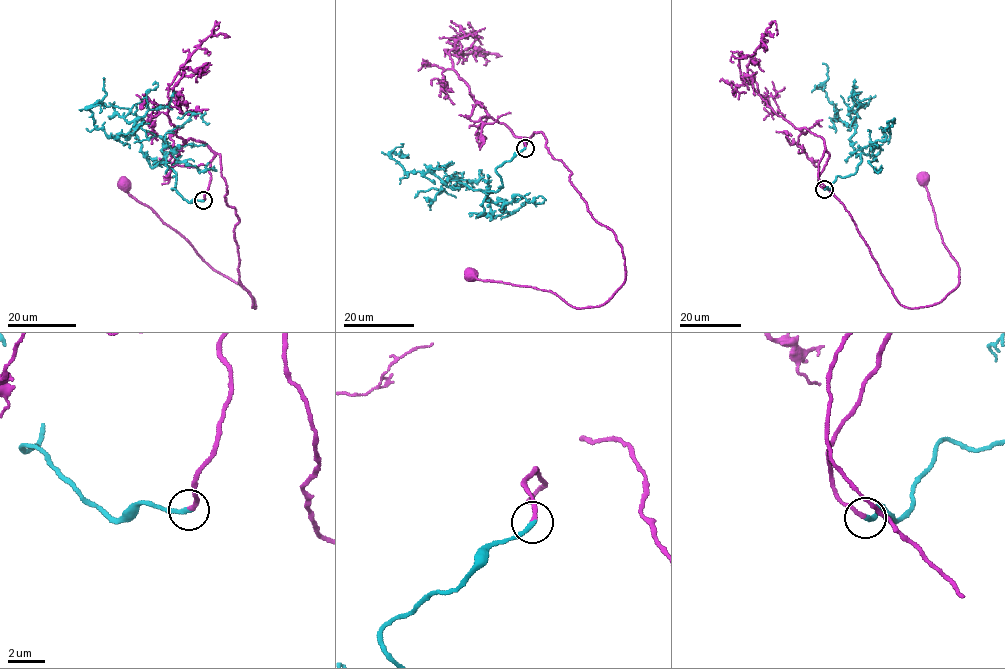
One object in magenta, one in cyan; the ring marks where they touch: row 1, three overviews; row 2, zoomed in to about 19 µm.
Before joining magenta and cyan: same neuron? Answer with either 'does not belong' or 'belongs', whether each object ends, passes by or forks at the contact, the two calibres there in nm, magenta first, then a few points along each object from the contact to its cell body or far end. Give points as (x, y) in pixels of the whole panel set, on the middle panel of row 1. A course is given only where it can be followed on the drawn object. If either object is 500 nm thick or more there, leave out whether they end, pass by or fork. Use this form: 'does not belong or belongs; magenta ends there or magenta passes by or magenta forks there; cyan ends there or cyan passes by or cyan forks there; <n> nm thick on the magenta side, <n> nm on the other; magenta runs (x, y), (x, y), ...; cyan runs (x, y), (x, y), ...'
belongs; magenta ends there; cyan ends there; 240 nm thick on the magenta side, 280 nm on the other; magenta runs (524, 148), (543, 133), (614, 233), (625, 280), (581, 308), (469, 276); cyan runs (524, 148), (496, 170), (496, 192), (404, 173), (391, 155), (408, 157), (401, 149)

